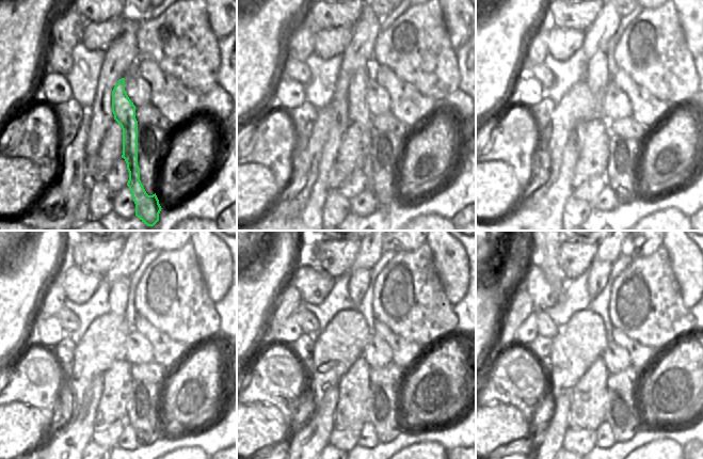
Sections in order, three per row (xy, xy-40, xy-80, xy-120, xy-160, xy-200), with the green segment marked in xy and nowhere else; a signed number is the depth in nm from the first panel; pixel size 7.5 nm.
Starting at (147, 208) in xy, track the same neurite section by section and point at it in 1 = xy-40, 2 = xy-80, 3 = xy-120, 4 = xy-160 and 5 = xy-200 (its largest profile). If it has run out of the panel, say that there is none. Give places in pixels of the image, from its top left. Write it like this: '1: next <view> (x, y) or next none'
1: next xy-40 (358, 111)
2: next xy-80 (597, 77)
3: next xy-120 (118, 290)
4: next xy-160 (358, 280)
5: next xy-200 (598, 272)

